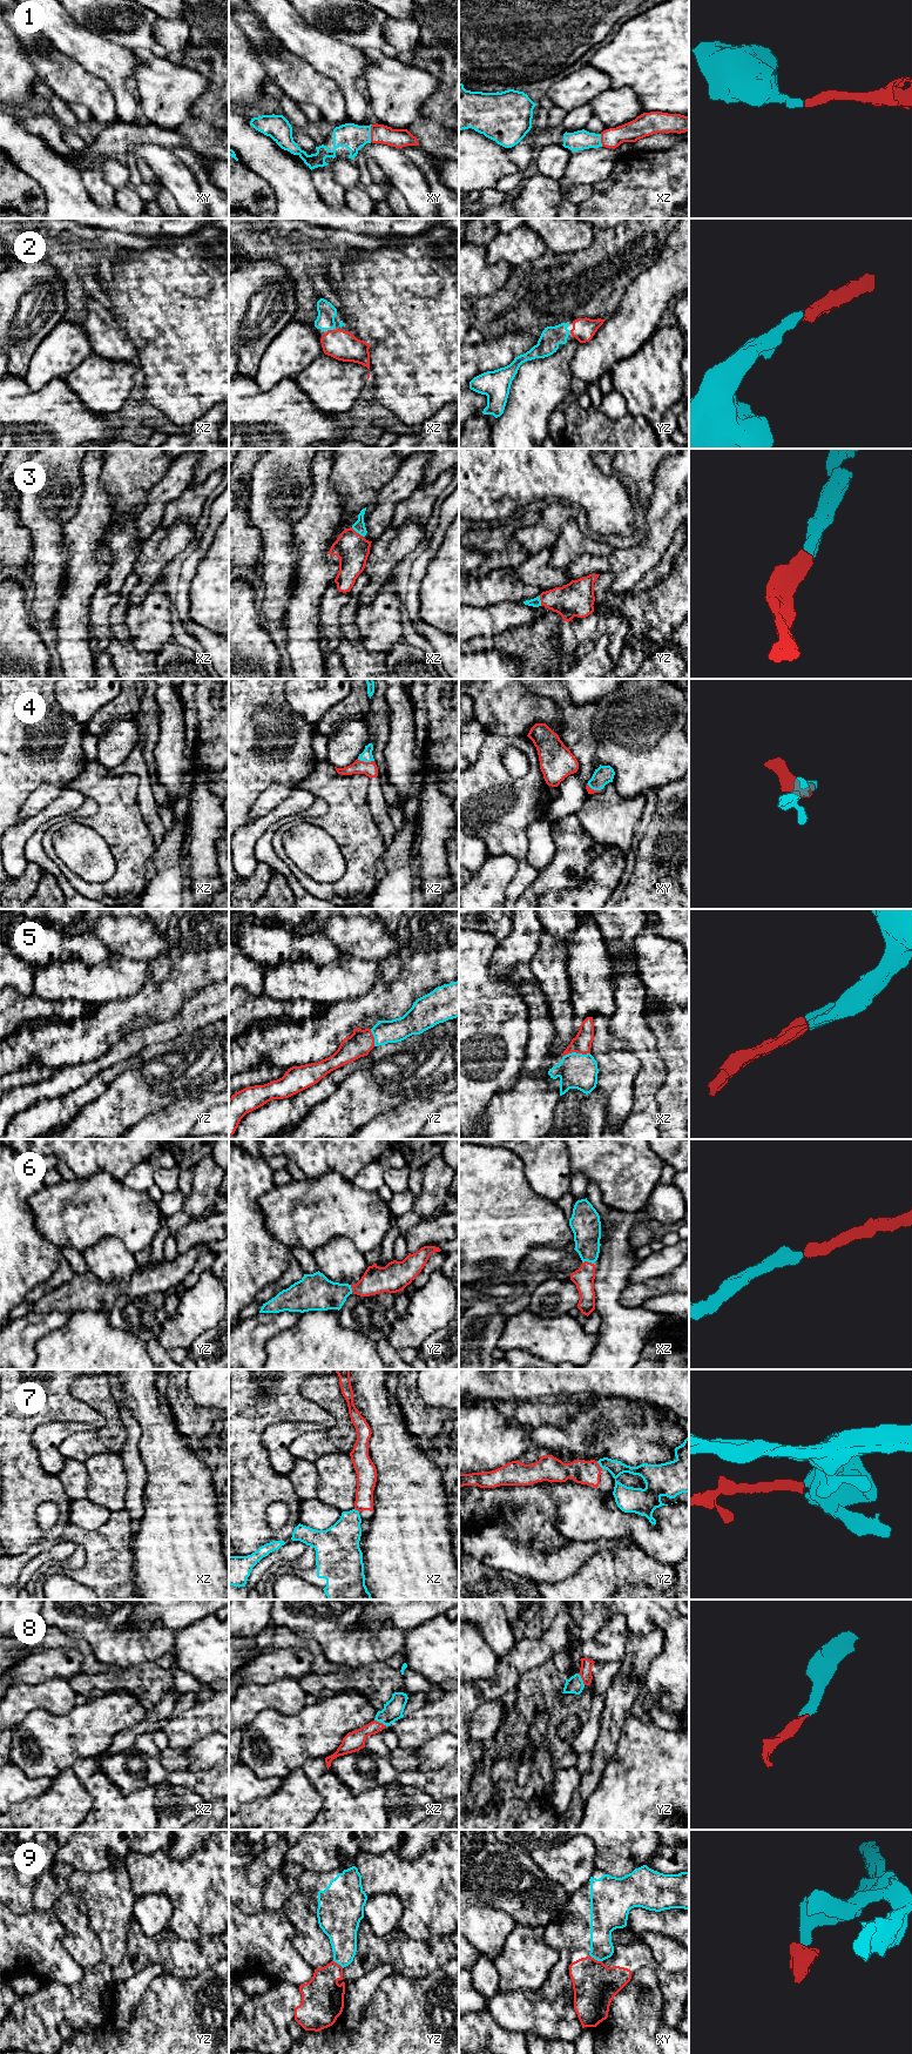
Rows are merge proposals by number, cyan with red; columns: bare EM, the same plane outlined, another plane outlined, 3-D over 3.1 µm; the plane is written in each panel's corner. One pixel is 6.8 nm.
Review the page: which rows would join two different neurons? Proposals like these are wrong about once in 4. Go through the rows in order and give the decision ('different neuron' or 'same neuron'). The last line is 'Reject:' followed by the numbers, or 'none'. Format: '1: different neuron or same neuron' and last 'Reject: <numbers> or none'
1: same neuron
2: same neuron
3: same neuron
4: same neuron
5: same neuron
6: same neuron
7: different neuron
8: same neuron
9: different neuron
Reject: 7, 9

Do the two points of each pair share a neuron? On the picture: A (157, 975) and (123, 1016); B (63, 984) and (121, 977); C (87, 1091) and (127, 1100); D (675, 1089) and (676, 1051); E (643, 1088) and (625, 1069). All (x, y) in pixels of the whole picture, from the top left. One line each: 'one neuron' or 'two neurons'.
A: two neurons
B: one neuron
C: two neurons
D: one neuron
E: two neurons

